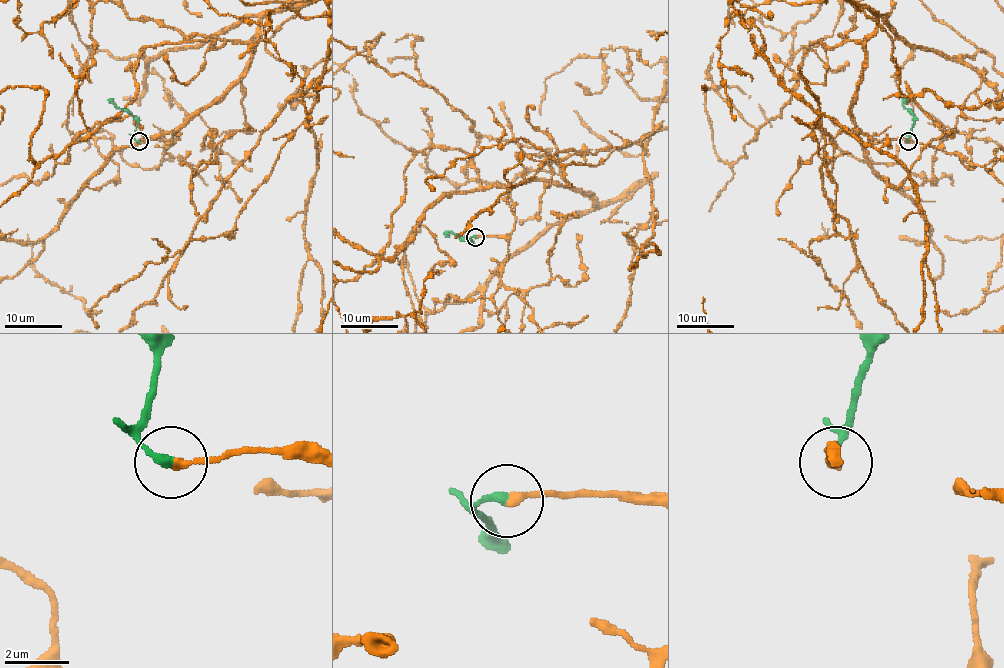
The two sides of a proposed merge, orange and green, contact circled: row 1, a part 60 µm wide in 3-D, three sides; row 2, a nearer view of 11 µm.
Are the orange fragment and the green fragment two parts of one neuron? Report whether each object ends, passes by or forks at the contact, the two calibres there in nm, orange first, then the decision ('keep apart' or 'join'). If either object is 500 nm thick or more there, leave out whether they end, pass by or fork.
orange ends there; green ends there; 260 nm thick on the orange side, 280 nm on the other; join

